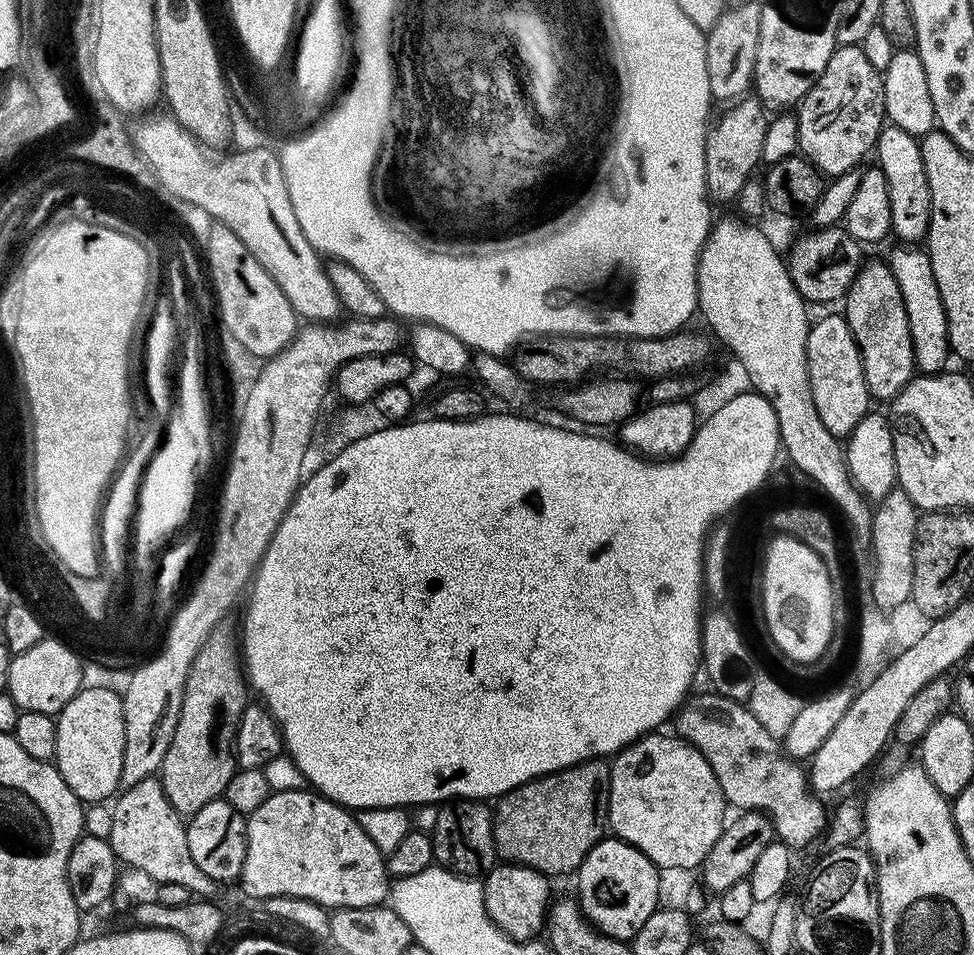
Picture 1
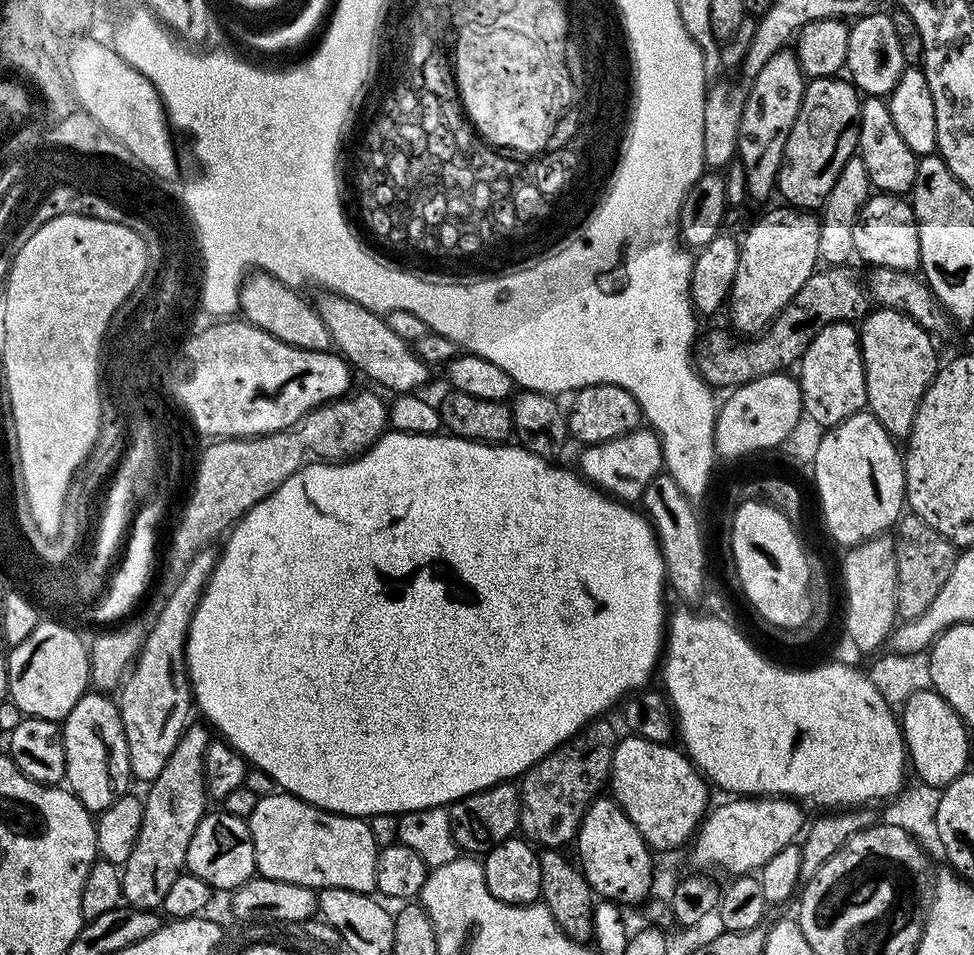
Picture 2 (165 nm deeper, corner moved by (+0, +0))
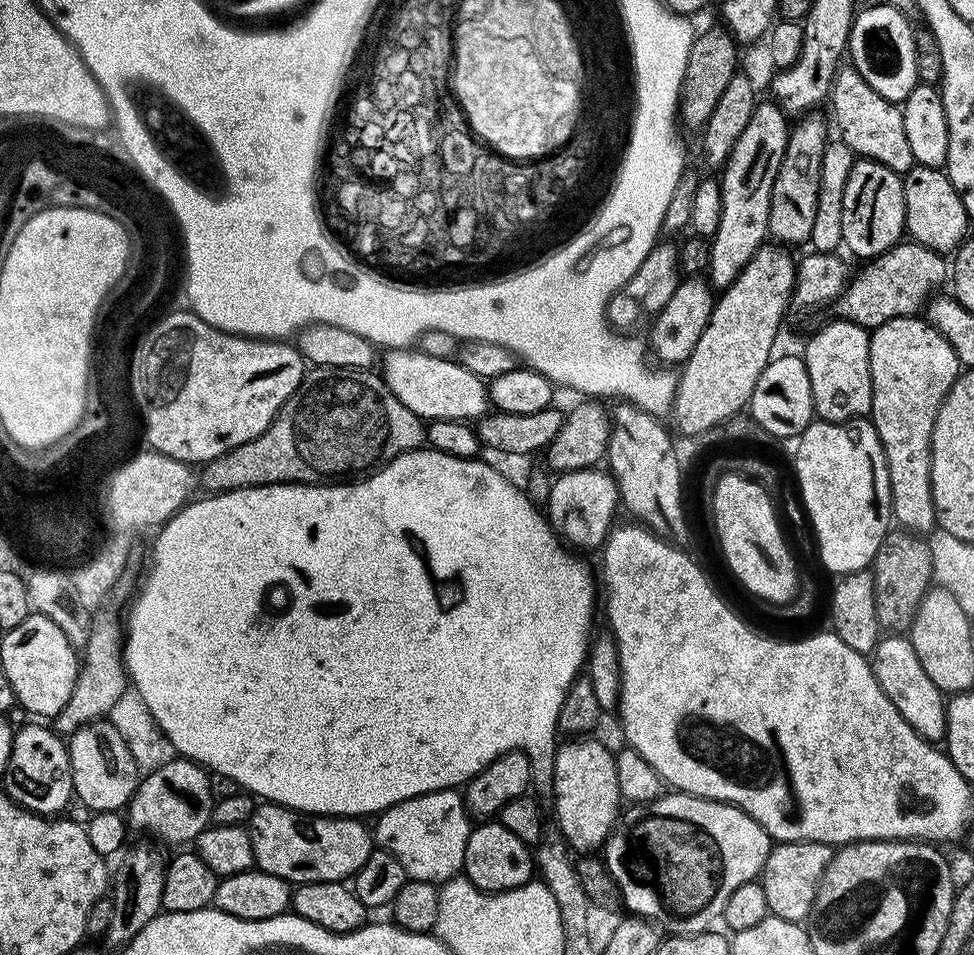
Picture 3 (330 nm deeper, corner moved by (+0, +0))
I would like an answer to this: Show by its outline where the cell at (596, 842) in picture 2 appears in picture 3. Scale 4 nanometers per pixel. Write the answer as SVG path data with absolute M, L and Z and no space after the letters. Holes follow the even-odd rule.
M572 738L567 742L569 744L561 743L556 749L556 760L552 763L550 769L550 775L552 775L552 792L556 795L556 824L560 827L560 832L563 839L566 841L567 847L574 850L577 848L580 852L588 852L591 848L599 849L601 845L607 841L608 837L612 835L616 821L620 819L620 813L622 811L622 797L620 795L620 787L618 786L618 774L616 773L616 758L613 749L608 749L606 745L600 740L588 740L592 738Z

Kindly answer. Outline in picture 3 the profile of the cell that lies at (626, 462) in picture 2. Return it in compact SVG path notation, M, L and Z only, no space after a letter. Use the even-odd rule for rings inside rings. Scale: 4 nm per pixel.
M597 466L559 473L550 484L546 515L556 535L569 549L599 549L614 527L612 519L616 516L616 508L618 512L620 507L620 491L616 479L611 472Z

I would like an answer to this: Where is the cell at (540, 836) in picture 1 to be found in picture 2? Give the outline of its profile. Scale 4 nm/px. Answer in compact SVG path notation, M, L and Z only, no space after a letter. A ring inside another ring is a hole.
M597 718L589 722L581 732L559 744L550 754L543 756L533 768L529 768L519 781L520 789L520 822L519 831L533 845L543 848L563 849L563 844L571 845L575 841L582 818L593 800L601 795L600 787L609 783L612 775L612 759L616 749L618 733L612 729L608 718Z

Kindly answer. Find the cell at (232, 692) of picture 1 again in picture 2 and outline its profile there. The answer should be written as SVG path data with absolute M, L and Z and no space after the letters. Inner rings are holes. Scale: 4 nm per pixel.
M189 723L180 736L178 746L174 746L174 754L170 754L170 759L166 761L162 774L158 774L158 778L154 778L147 785L148 797L143 797L142 800L142 826L138 830L134 850L130 850L130 858L126 858L120 874L123 903L129 908L159 909L166 898L166 890L170 890L170 885L174 883L174 878L178 878L180 873L185 871L186 850L190 850L190 838L194 838L194 830L198 830L198 822L205 816L209 807L207 804L210 804L210 797L204 786L204 755L210 732L203 723L200 724Z

